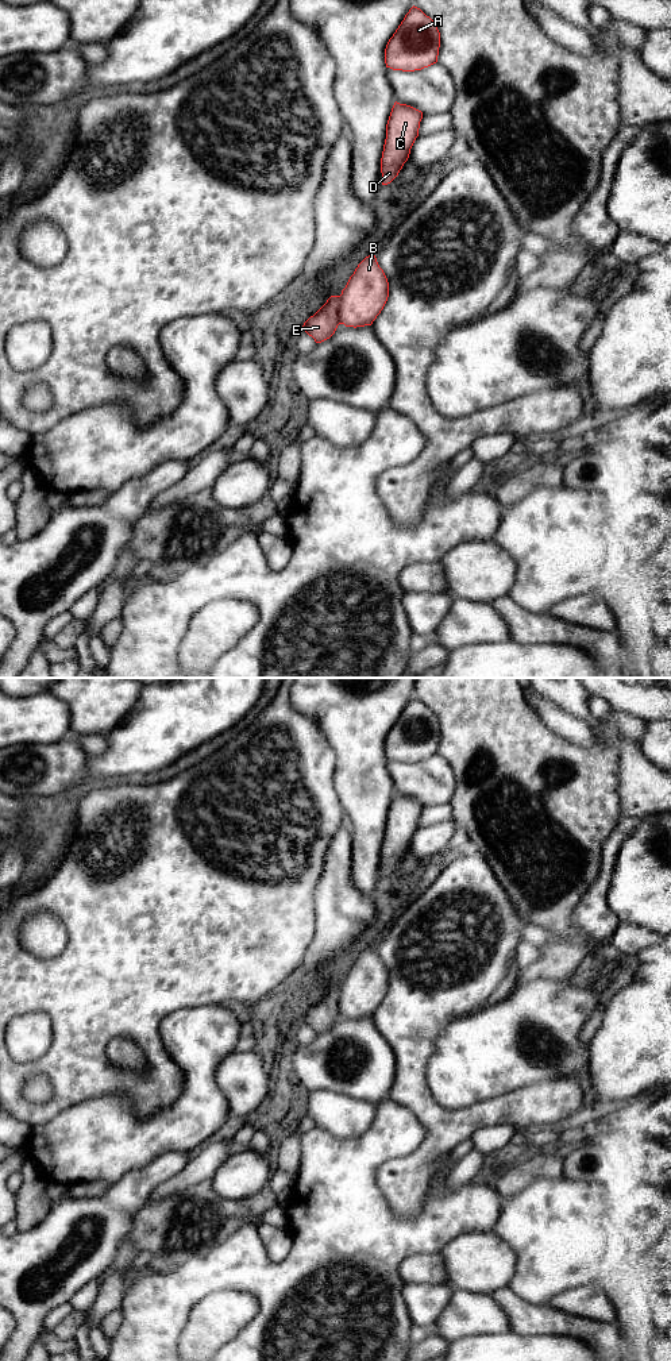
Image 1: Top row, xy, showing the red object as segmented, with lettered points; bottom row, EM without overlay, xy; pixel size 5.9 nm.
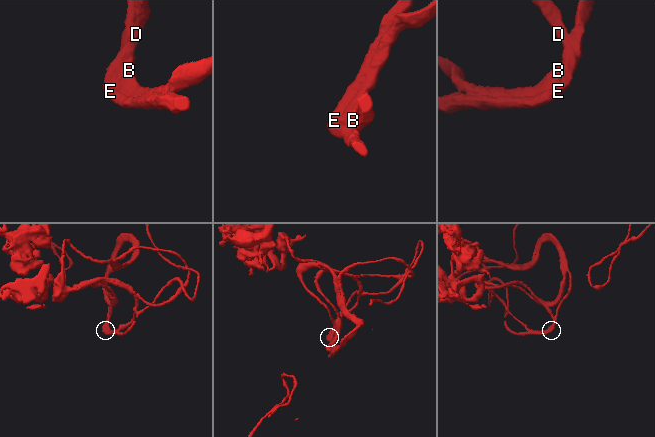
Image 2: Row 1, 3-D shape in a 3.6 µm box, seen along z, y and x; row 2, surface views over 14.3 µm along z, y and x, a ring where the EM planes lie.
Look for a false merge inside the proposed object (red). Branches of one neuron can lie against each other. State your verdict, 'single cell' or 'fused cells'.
single cell

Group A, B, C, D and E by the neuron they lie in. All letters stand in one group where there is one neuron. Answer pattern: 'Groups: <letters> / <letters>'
Groups: A B C D E

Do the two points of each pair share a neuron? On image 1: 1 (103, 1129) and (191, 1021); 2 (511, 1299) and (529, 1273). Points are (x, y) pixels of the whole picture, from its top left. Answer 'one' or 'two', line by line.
1: one
2: two

